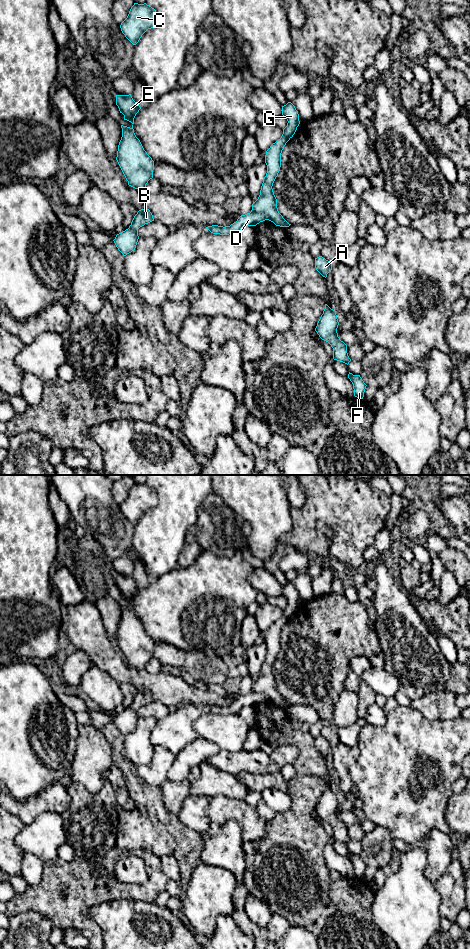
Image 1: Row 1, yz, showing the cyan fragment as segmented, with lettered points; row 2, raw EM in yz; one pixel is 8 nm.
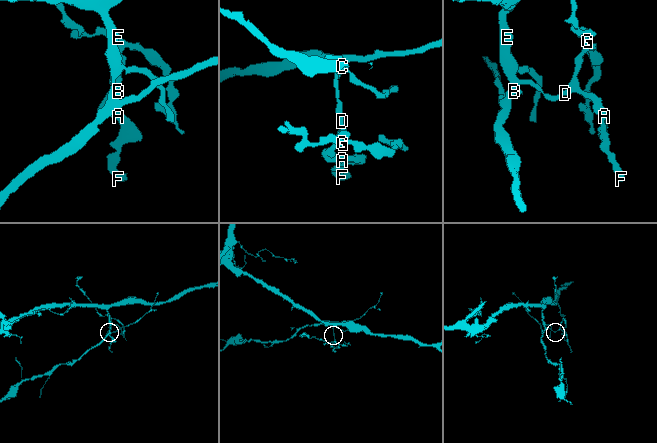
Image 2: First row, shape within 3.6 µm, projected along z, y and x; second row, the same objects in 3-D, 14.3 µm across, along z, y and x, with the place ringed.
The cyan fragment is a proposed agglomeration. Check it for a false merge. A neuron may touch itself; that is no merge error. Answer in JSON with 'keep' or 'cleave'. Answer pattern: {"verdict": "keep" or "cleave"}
{"verdict": "cleave"}

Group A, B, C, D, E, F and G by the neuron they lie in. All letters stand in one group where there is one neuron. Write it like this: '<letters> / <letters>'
A F G / B C D E

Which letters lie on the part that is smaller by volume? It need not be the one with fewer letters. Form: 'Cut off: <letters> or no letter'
Cut off: A, F, G

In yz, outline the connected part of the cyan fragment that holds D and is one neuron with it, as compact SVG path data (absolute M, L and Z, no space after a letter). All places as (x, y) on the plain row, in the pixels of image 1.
M251 690L250 693L241 695L237 699L237 701L231 704L230 706L223 707L218 705L212 705L206 708L213 714L220 715L238 714L242 707L256 706L257 704L265 700L266 697L263 694Z

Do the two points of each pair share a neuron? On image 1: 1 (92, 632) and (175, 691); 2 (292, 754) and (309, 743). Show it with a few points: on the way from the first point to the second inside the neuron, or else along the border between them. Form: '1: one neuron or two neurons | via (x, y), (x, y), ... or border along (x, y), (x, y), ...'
1: one neuron | via (106, 655), (125, 674), (152, 681)
2: two neurons | border along (275, 747), (293, 745), (299, 754)

